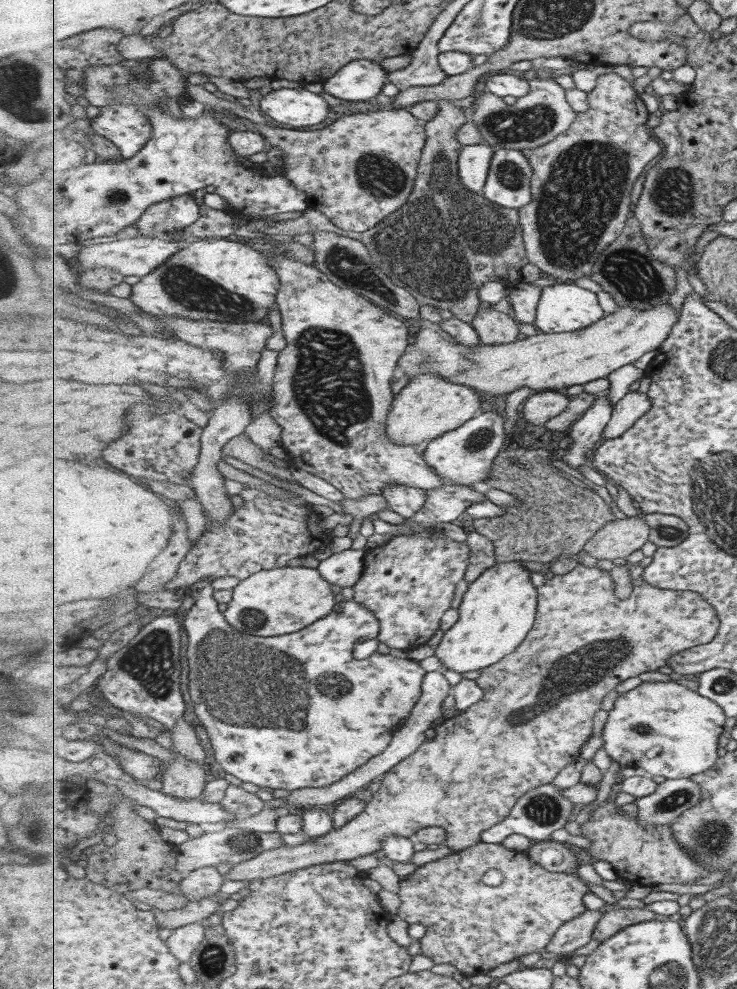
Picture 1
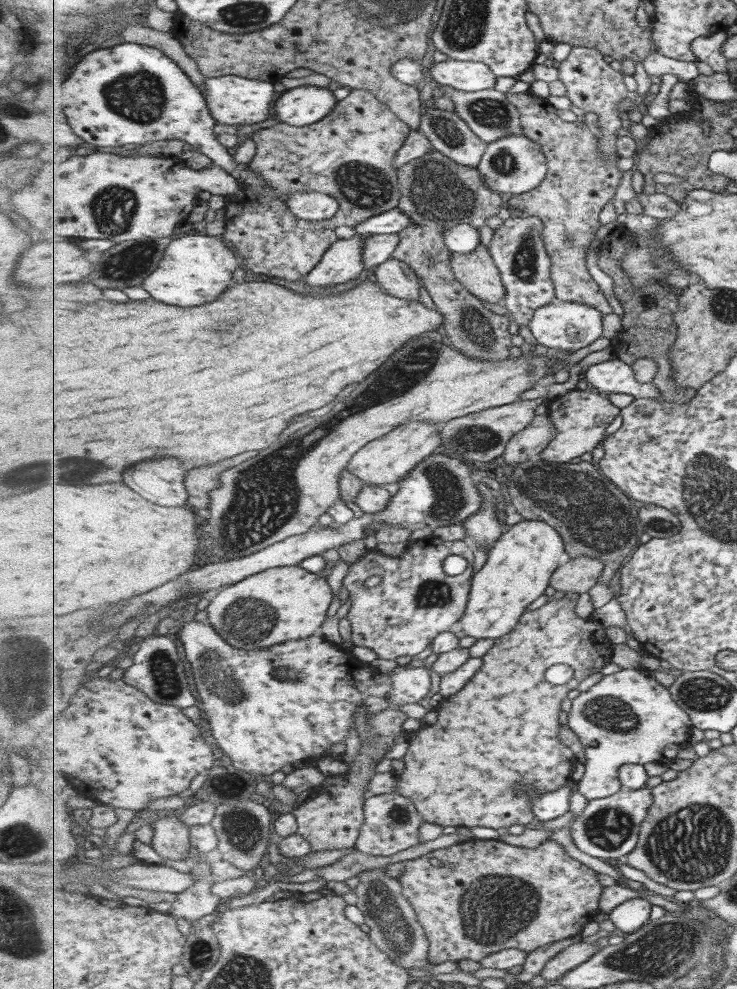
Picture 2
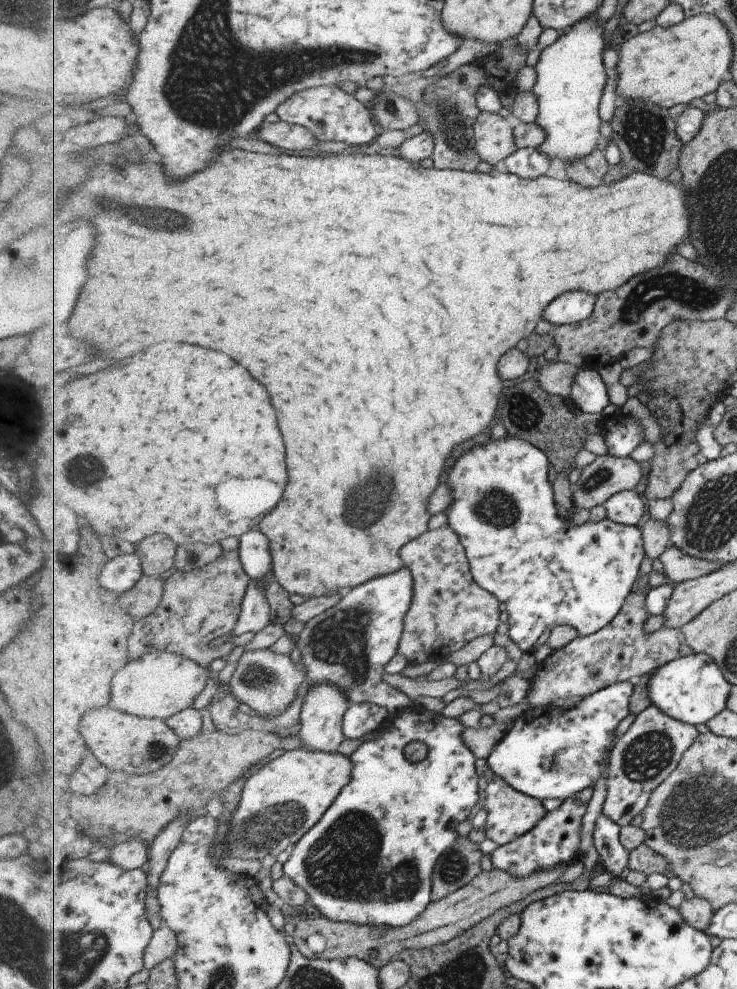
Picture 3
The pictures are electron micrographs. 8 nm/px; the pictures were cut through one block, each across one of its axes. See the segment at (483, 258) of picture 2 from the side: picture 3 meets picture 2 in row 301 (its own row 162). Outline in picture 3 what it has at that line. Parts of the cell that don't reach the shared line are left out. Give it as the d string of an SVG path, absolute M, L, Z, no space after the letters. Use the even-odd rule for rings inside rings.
M481 111L474 124L477 140L475 150L480 160L496 168L502 167L504 160L518 149L513 136L513 127L514 121L499 114Z

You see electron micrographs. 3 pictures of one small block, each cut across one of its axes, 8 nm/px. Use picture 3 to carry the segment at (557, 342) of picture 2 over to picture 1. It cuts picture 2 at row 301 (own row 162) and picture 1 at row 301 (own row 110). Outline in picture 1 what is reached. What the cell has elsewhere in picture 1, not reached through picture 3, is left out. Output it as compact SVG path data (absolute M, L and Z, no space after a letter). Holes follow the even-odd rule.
M556 284L542 290L534 326L538 331L547 334L573 332L590 327L605 317L595 292L575 284Z

